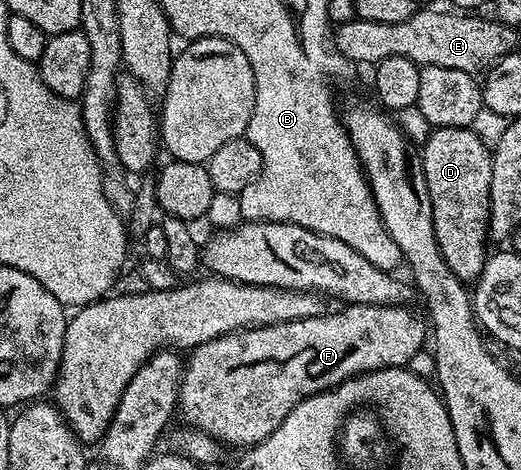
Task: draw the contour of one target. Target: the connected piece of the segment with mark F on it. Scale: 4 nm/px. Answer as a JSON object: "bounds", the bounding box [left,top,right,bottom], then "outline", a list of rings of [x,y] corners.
{"bounds":[179,303,427,445],"outline":[[[350,303],[342,306],[342,311],[333,311],[322,313],[315,317],[307,317],[306,319],[296,319],[295,321],[283,321],[282,323],[272,323],[266,327],[245,327],[241,331],[232,331],[226,335],[215,337],[211,341],[207,341],[203,345],[192,348],[187,355],[187,366],[184,368],[181,377],[181,398],[179,400],[179,415],[182,415],[184,422],[191,427],[197,427],[203,433],[225,443],[245,443],[244,445],[252,445],[261,443],[271,433],[275,433],[275,429],[279,429],[279,425],[283,425],[283,421],[287,417],[287,413],[291,413],[291,409],[295,409],[297,403],[301,403],[307,397],[318,395],[321,391],[329,391],[333,387],[337,387],[341,383],[345,383],[348,379],[354,379],[356,375],[365,375],[369,371],[382,371],[388,367],[408,368],[409,363],[421,351],[421,346],[427,343],[427,323],[424,318],[421,319],[413,311],[408,311],[408,306],[392,307],[391,305],[363,305],[362,303]]]}

